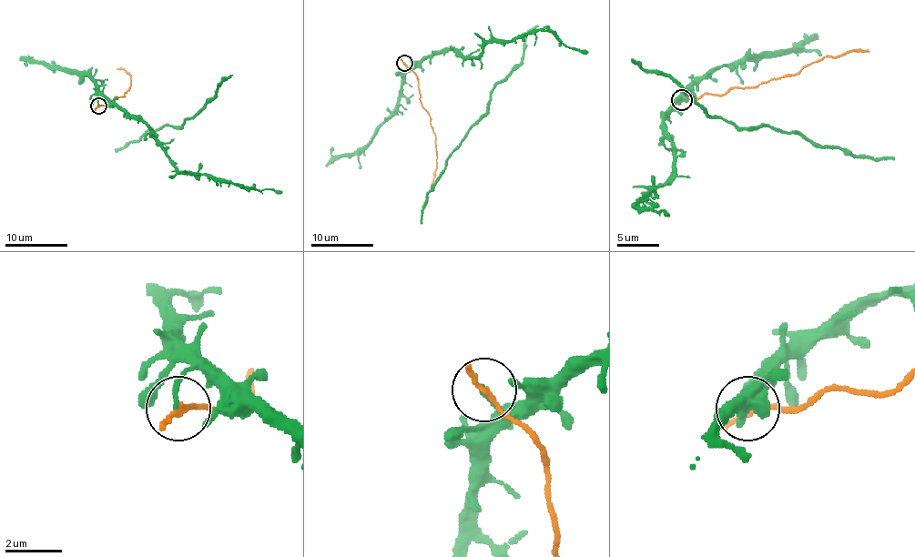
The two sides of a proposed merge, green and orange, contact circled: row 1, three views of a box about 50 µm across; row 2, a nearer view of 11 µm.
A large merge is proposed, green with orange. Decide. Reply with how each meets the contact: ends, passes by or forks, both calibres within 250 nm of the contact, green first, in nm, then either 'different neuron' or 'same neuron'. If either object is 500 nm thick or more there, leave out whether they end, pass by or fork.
green ends; orange ends; calibres 160 and 260 nm; different neuron

